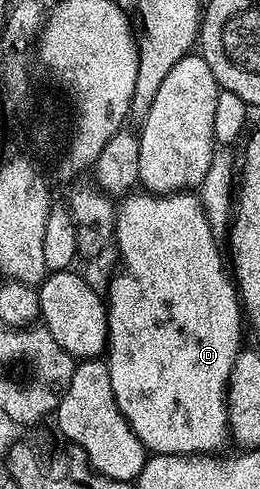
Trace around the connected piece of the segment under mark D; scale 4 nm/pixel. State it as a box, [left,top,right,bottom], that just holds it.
[104,192,244,455]

